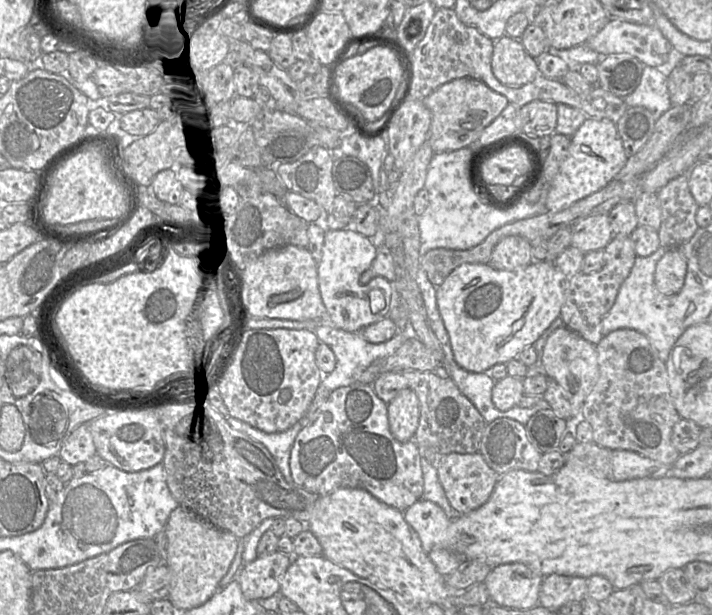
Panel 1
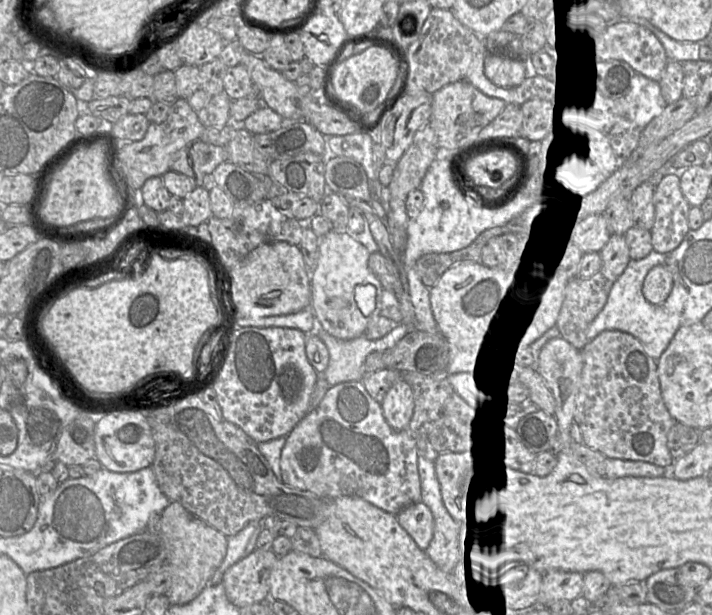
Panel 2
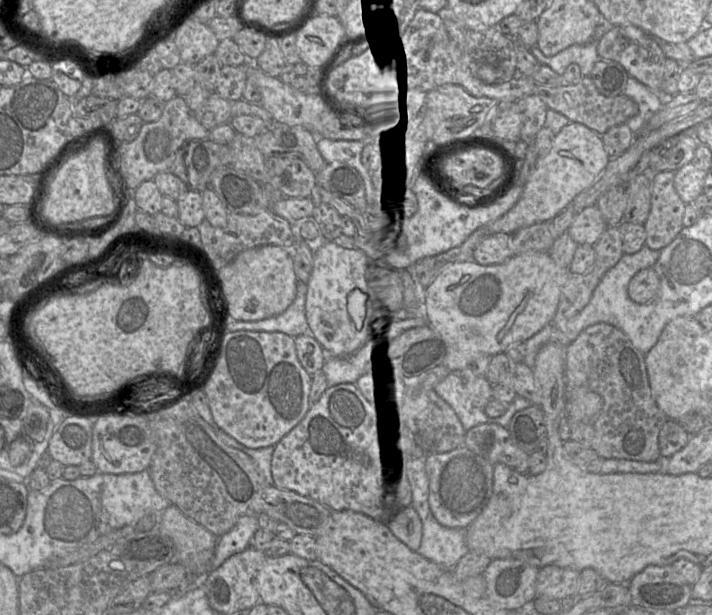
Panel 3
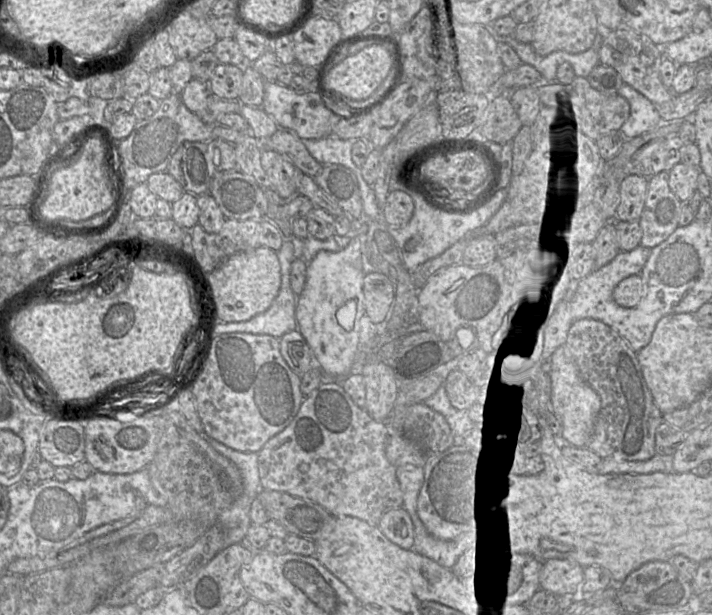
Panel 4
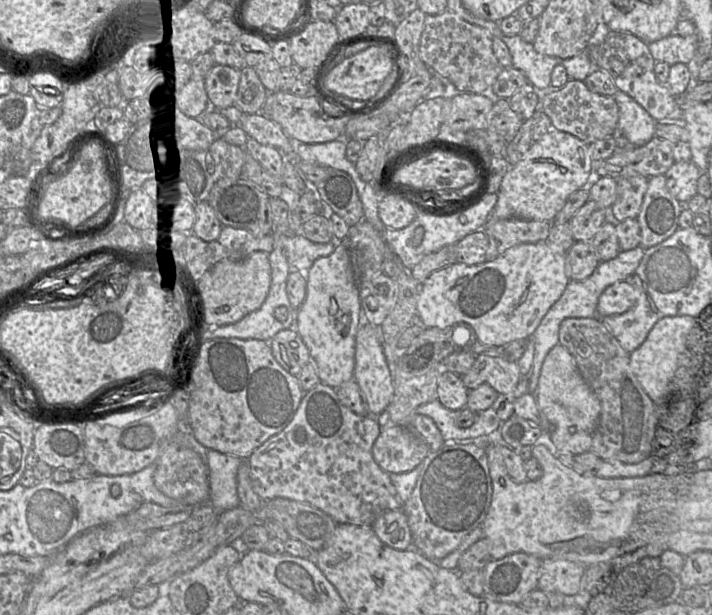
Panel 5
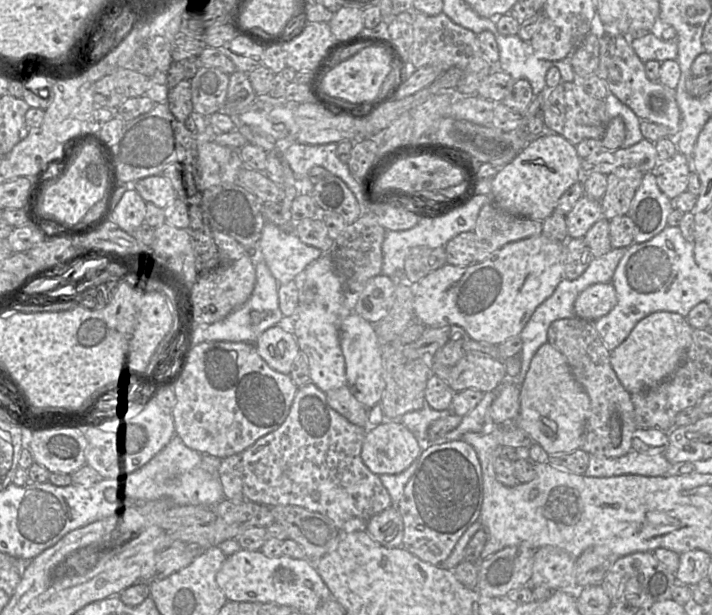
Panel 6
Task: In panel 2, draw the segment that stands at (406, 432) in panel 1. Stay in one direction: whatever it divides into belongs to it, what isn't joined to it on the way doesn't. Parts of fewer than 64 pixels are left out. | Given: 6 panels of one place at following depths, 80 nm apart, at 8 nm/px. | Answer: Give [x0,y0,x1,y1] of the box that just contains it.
[381,380,414,431]

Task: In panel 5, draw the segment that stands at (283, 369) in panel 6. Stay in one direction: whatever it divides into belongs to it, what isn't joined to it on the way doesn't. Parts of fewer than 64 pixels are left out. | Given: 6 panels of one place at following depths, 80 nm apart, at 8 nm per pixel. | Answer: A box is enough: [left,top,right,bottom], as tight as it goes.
[269,329,311,376]

